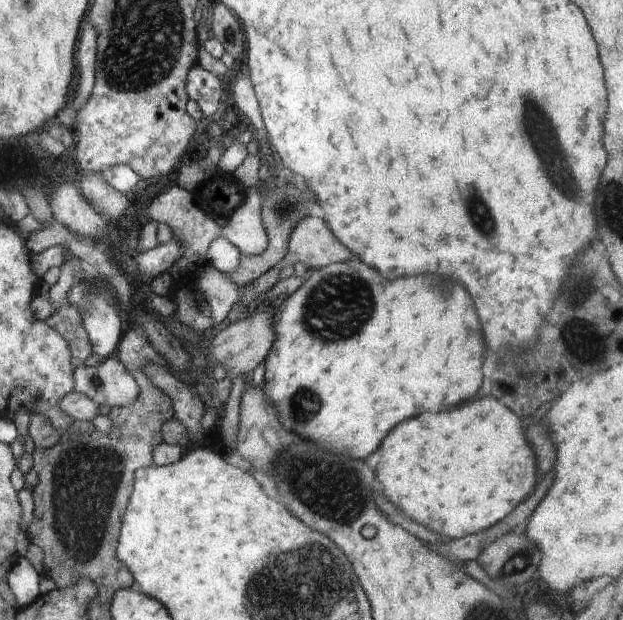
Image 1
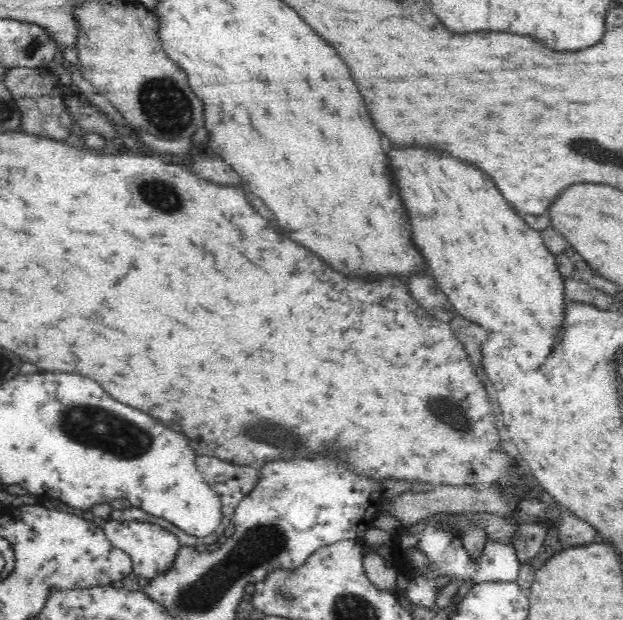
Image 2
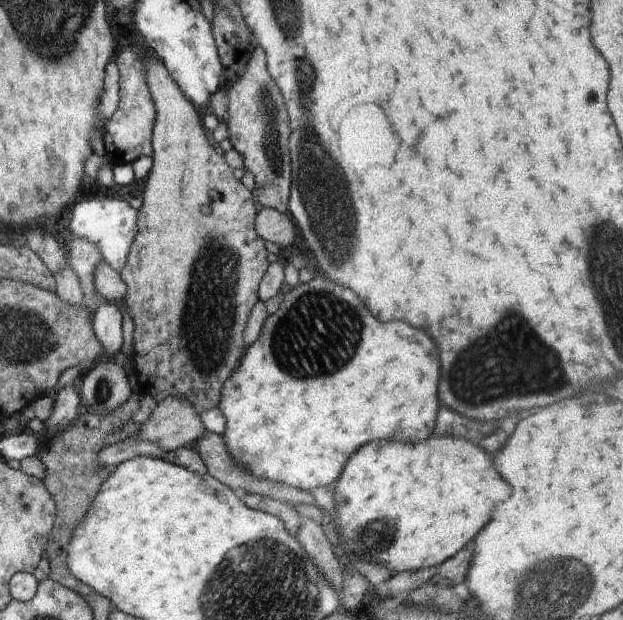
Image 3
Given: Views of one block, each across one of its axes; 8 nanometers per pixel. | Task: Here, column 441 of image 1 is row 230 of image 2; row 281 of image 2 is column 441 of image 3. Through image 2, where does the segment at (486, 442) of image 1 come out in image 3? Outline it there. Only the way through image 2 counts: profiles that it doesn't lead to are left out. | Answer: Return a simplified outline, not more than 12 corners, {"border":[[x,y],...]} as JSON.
{"border":[[376,440],[334,486],[339,554],[440,566],[512,486],[474,442]]}

